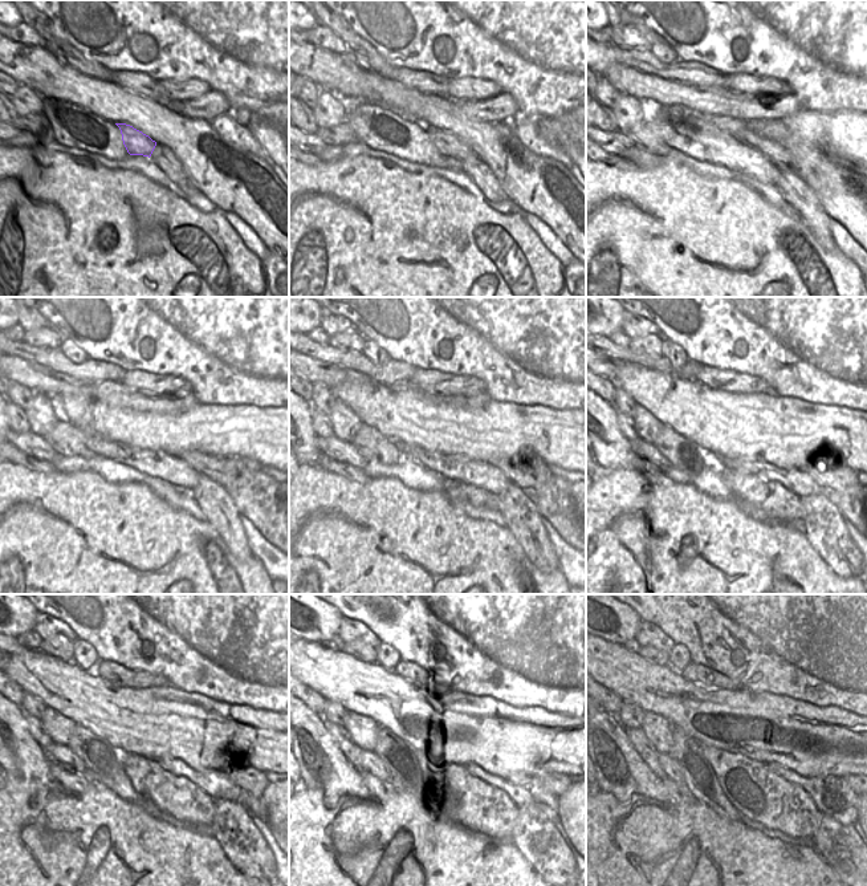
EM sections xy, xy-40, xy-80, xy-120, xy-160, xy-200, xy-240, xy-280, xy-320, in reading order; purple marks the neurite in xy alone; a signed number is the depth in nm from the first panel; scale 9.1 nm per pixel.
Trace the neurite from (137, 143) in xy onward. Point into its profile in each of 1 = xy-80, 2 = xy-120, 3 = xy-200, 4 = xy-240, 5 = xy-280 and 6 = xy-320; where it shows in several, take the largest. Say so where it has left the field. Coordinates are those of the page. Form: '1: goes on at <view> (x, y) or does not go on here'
1: goes on at xy-80 (773, 150)
2: goes on at xy-120 (223, 471)
3: goes on at xy-200 (838, 476)
4: goes on at xy-240 (245, 777)
5: goes on at xy-280 (556, 783)
6: goes on at xy-320 (855, 783)

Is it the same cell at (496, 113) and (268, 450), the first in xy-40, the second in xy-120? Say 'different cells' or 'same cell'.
different cells

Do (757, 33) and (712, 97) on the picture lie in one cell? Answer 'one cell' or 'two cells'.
two cells

